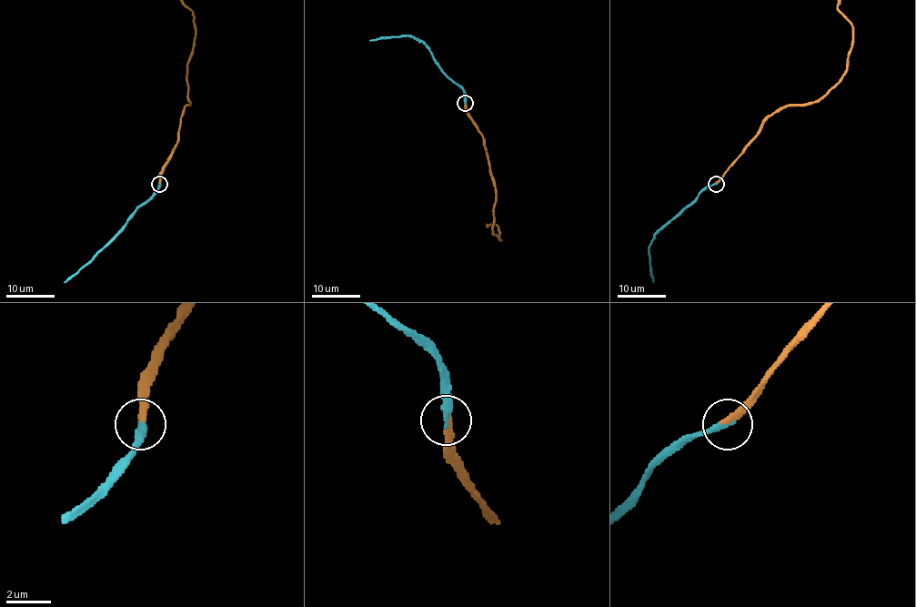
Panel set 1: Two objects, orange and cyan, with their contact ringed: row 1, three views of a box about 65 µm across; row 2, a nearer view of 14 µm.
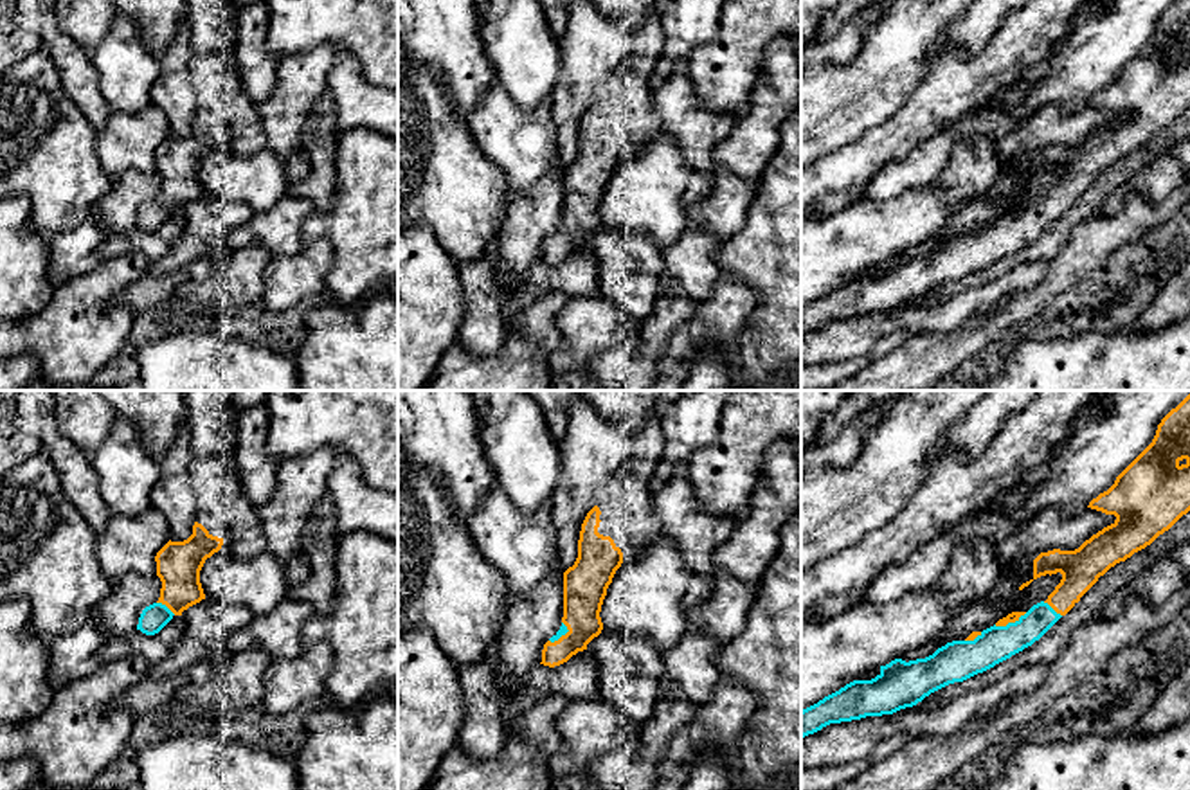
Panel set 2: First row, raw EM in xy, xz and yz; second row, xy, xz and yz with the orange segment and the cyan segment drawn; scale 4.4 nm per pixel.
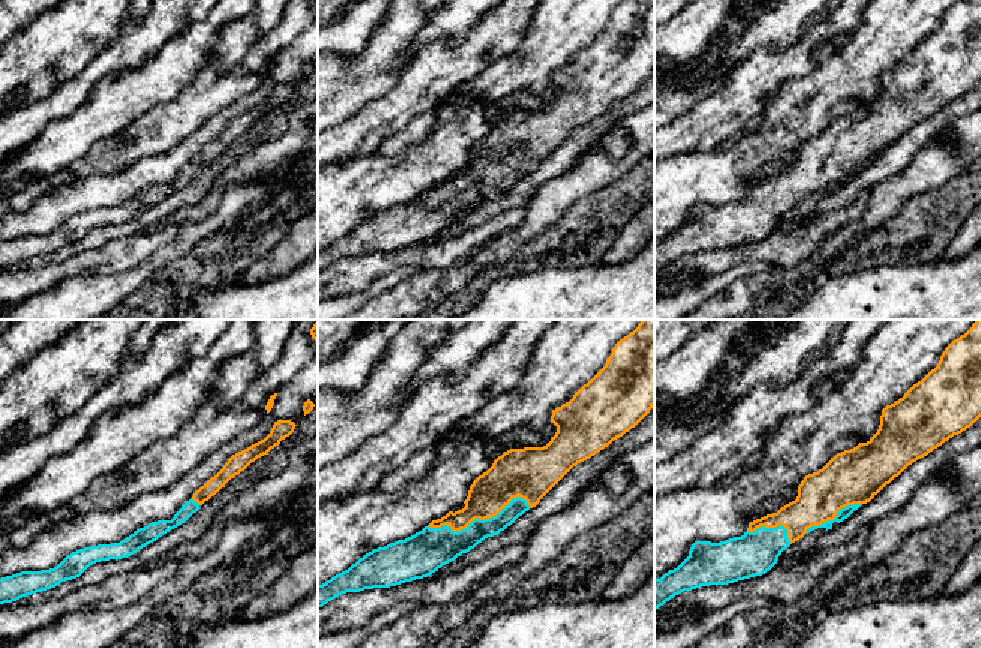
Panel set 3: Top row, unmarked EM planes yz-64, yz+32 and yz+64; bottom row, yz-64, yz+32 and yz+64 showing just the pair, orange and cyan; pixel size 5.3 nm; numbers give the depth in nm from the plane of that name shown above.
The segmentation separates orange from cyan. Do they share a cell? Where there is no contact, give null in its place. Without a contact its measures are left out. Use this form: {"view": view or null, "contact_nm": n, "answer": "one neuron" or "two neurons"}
{"view": "yz", "contact_nm": 160, "answer": "one neuron"}

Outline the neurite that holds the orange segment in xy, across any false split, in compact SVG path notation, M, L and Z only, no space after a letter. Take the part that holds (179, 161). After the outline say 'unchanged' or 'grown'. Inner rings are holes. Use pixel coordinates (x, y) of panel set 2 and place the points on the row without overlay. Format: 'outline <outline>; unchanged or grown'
outline M198 119L187 137L169 137L155 153L157 173L162 178L160 194L142 207L137 227L155 232L175 212L182 212L184 207L205 196L200 167L221 142L223 135L212 133Z; grown

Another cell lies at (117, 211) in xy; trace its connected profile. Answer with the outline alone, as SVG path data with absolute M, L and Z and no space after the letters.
M126 171L92 207L92 218L106 236L130 232L142 207L160 194L162 178L157 171Z

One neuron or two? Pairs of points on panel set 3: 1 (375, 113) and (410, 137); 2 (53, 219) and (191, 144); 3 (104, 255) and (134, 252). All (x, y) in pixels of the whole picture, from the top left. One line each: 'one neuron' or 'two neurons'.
1: two neurons
2: one neuron
3: one neuron

